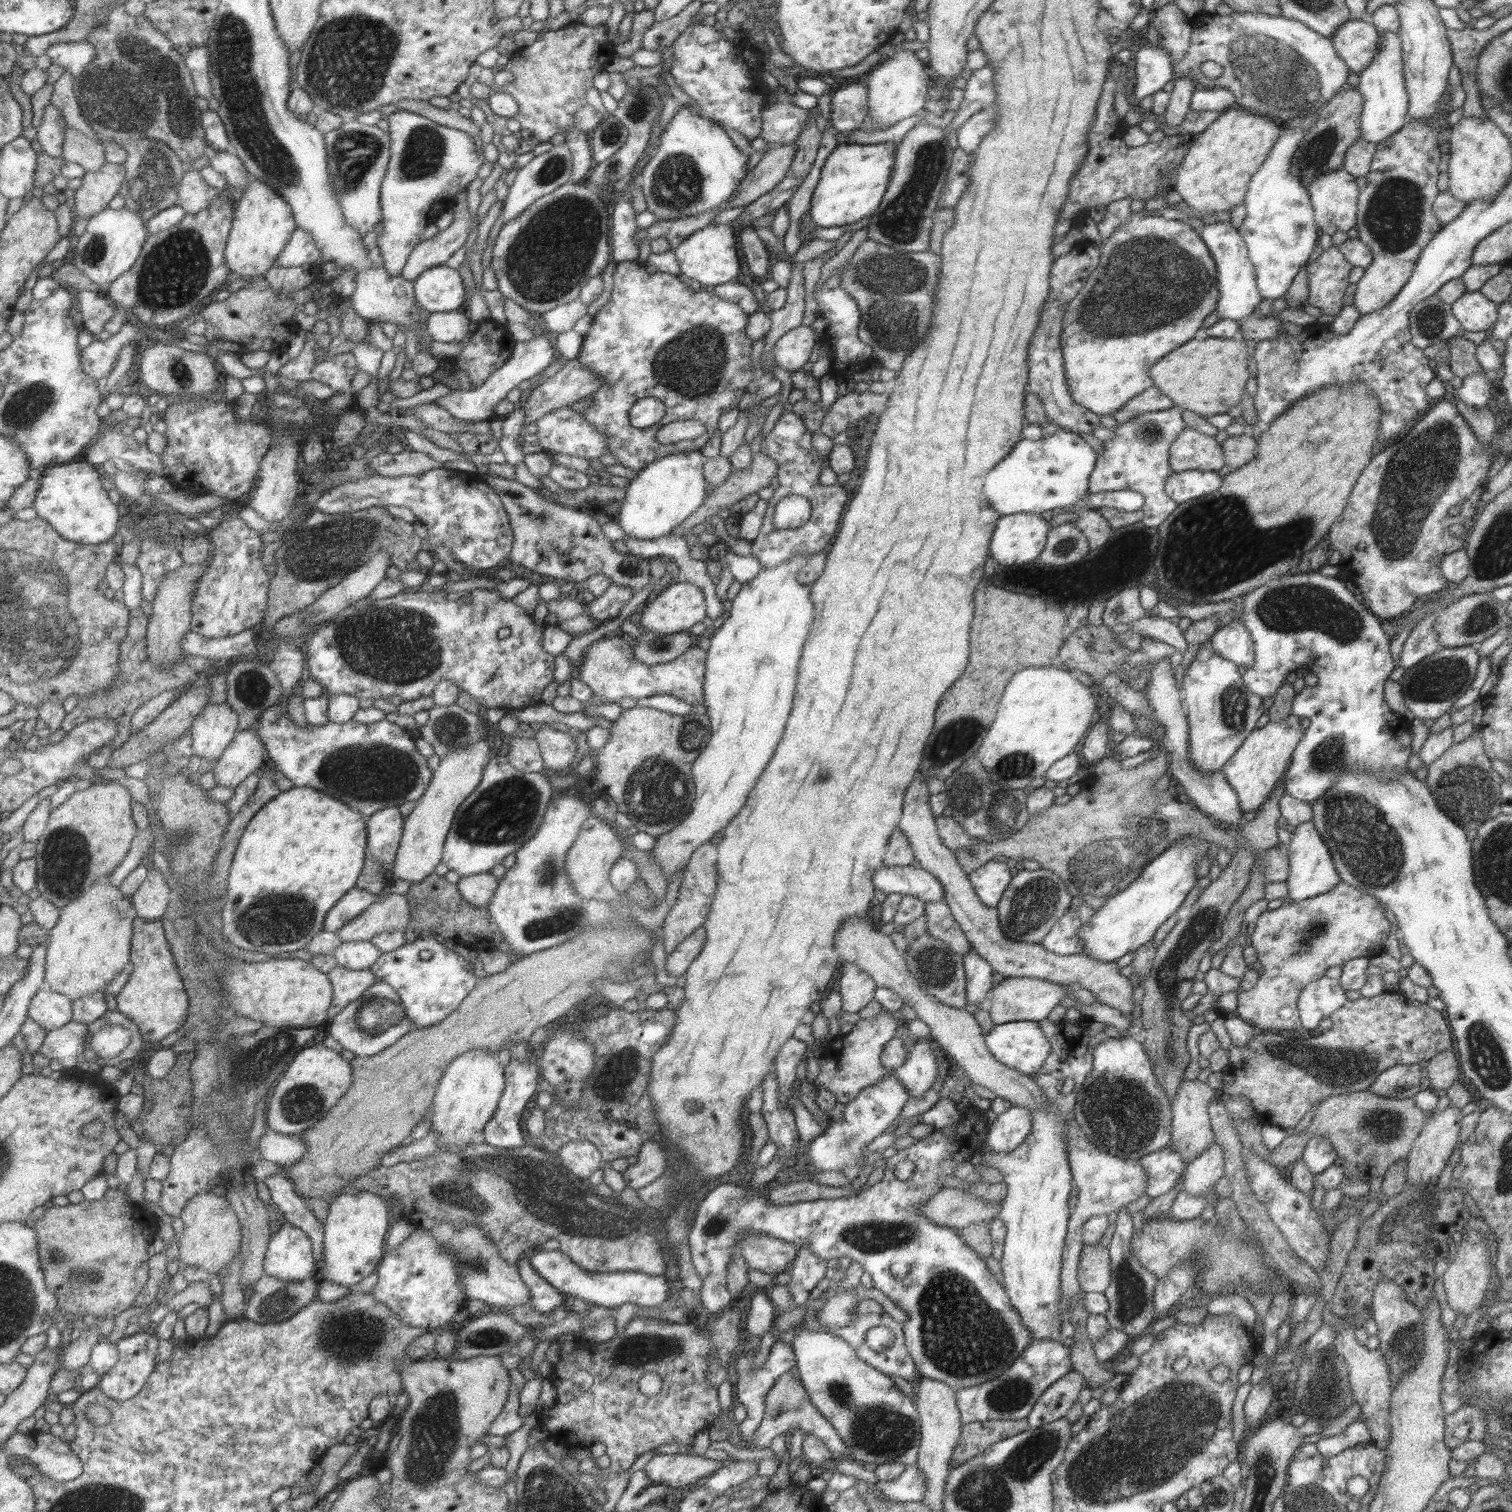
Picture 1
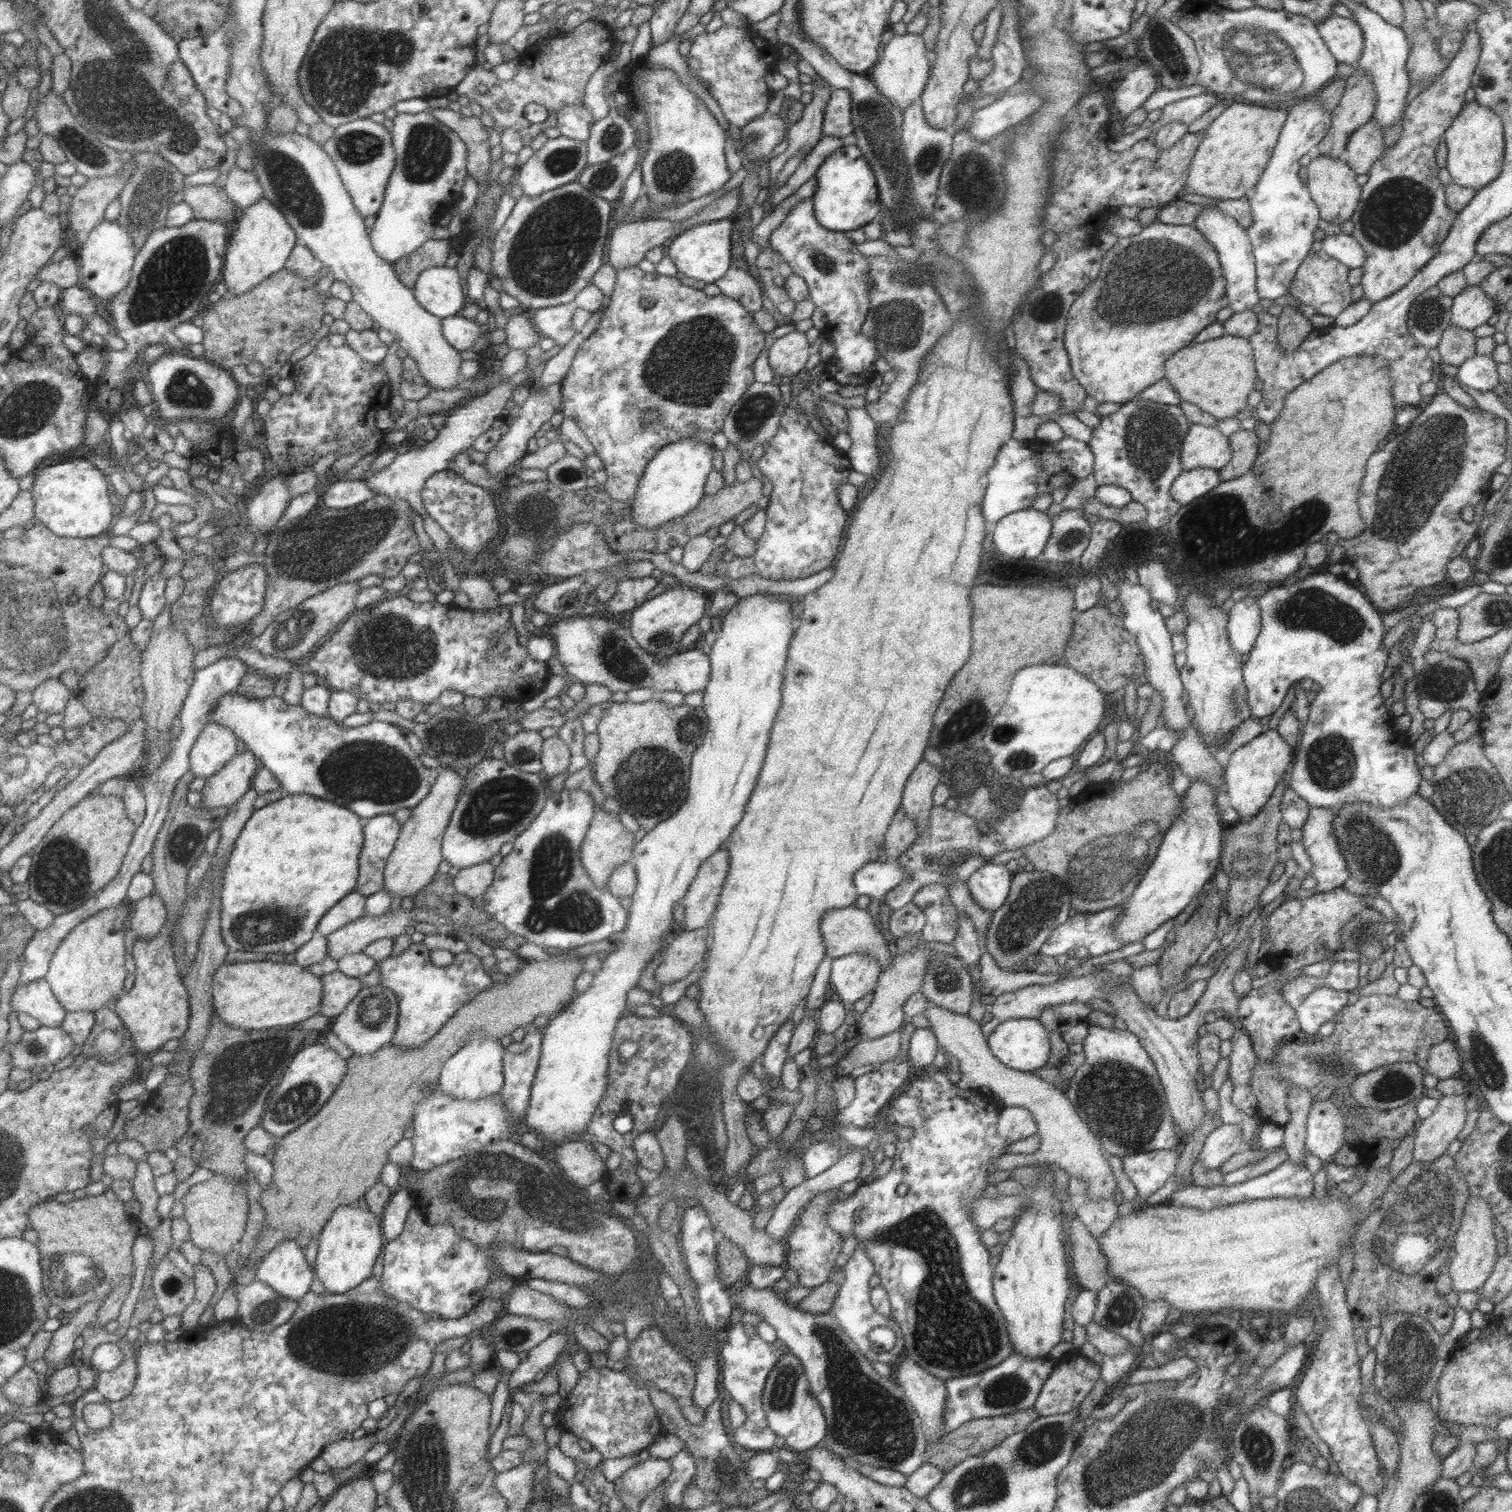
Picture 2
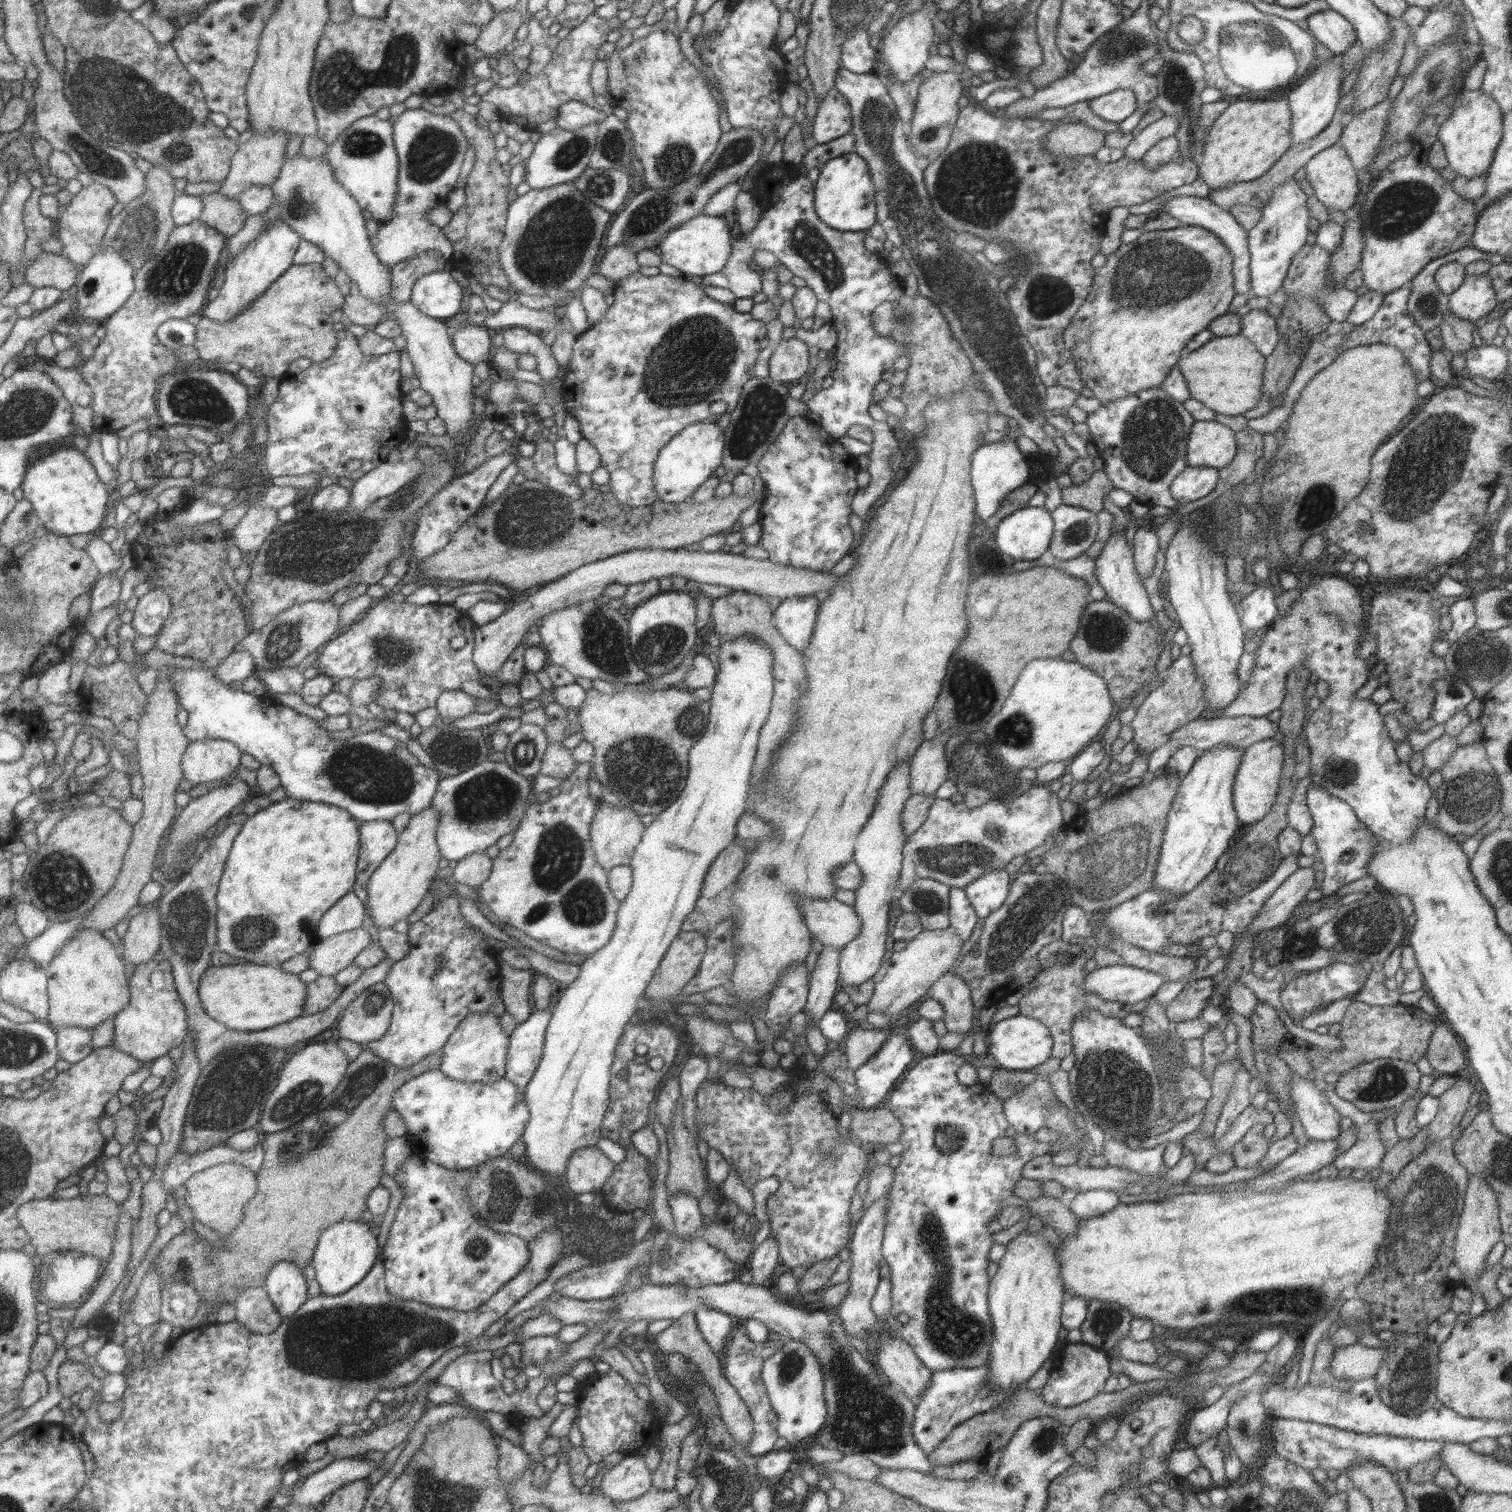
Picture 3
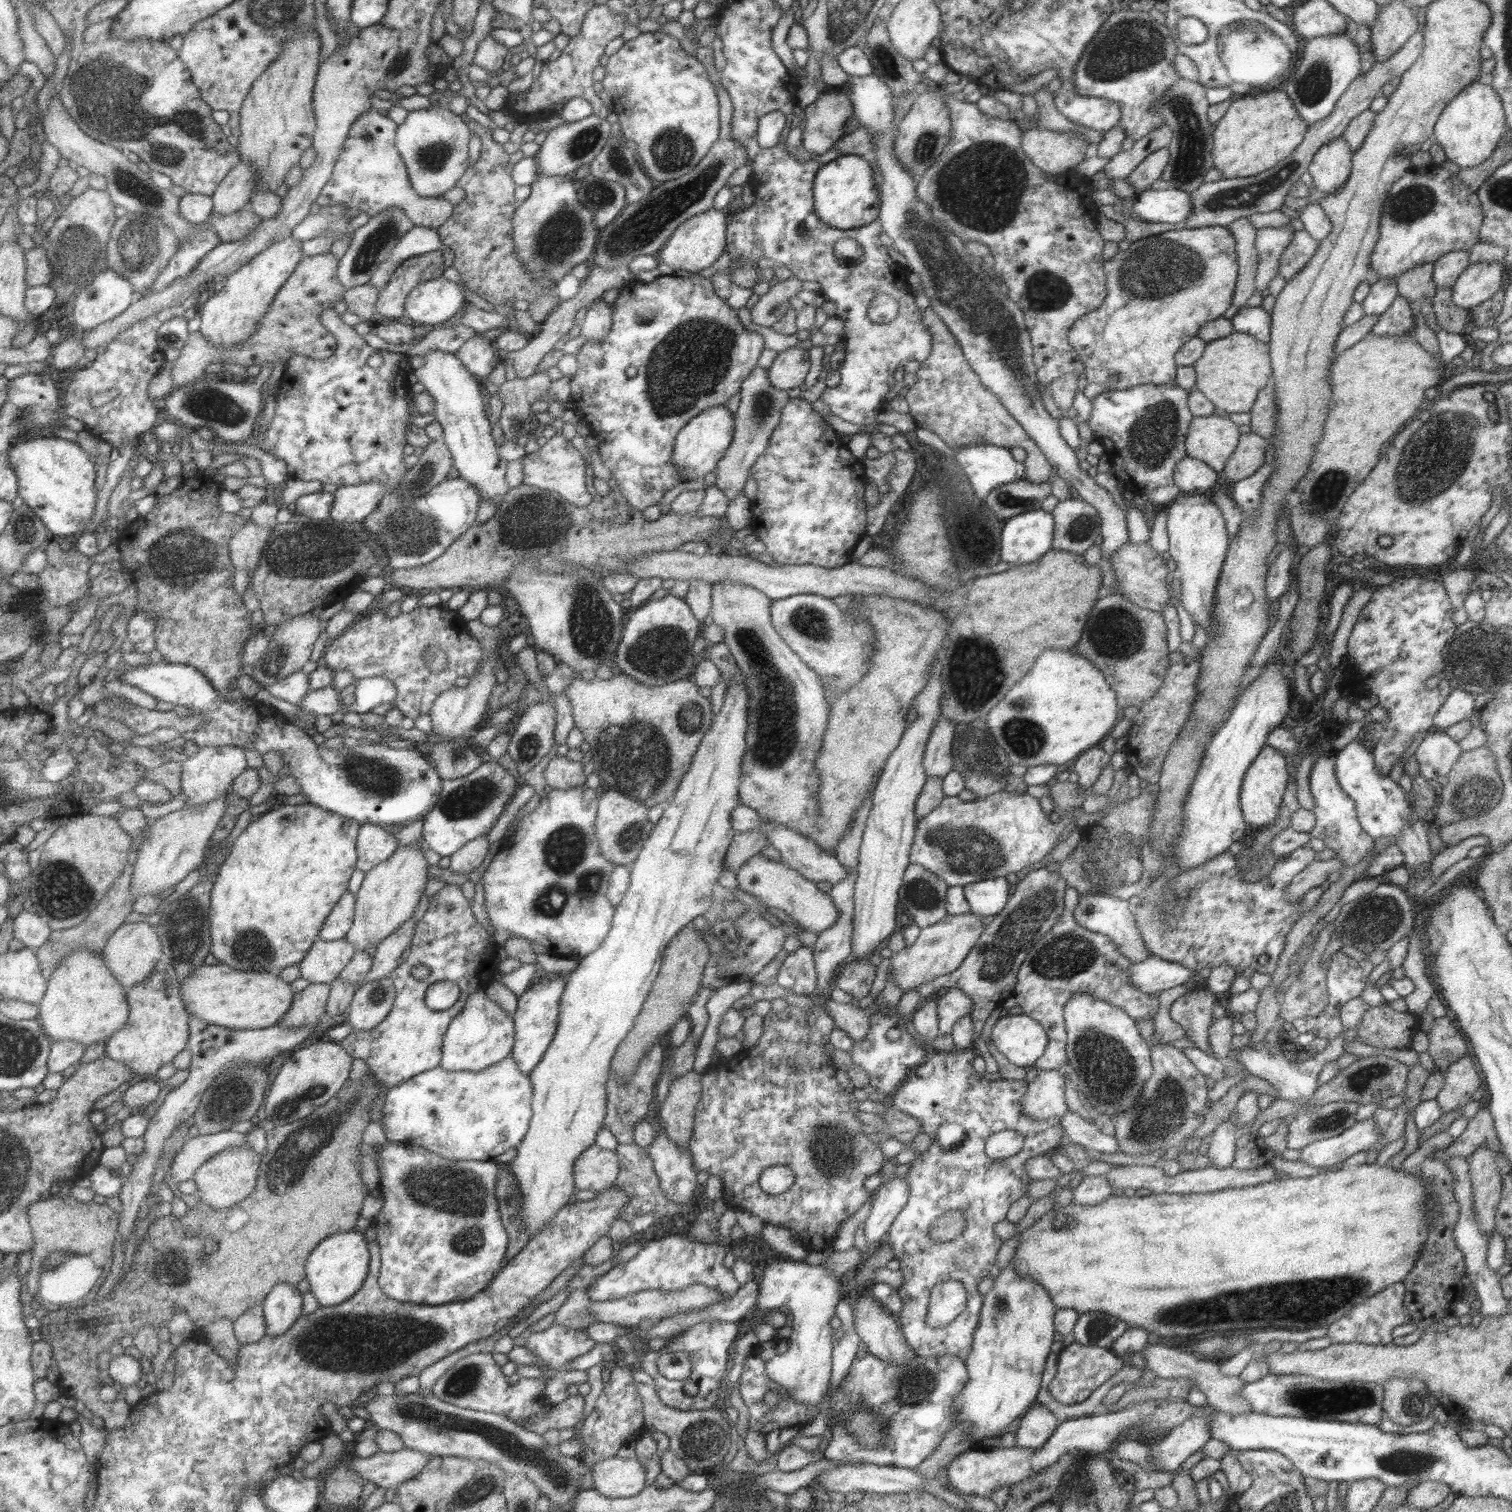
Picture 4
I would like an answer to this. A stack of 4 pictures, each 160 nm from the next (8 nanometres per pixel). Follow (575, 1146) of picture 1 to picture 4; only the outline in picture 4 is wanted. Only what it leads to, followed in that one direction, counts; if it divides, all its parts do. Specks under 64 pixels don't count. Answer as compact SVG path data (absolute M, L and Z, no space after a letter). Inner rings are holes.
M589 1146L581 1153L573 1165L575 1191L594 1190L596 1193L614 1186L618 1175L619 1161L611 1150L599 1146Z

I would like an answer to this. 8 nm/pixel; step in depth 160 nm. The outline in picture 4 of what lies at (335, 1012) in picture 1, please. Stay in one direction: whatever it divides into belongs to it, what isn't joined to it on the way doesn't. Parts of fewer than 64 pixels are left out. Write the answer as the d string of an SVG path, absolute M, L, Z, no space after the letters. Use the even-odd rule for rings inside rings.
M311 983L303 992L298 992L287 1016L278 1022L287 1028L316 1026L326 1016L332 984Z

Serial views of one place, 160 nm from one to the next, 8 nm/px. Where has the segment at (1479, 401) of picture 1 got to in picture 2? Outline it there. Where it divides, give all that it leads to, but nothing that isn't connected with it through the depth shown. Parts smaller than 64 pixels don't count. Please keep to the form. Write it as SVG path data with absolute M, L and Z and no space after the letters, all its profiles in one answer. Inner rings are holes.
M1476 352L1457 367L1456 380L1469 389L1480 392L1494 391L1501 384L1495 371L1497 364L1491 355Z

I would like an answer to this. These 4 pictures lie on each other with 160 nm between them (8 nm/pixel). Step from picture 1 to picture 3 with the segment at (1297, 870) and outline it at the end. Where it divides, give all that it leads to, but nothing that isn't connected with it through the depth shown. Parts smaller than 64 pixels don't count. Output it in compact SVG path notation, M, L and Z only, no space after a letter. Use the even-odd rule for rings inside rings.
M1311 784L1306 790L1306 805L1312 816L1310 835L1317 847L1315 856L1323 865L1320 887L1323 895L1333 895L1345 884L1367 877L1367 865L1376 851L1376 840L1364 824L1357 820L1353 809L1340 798Z

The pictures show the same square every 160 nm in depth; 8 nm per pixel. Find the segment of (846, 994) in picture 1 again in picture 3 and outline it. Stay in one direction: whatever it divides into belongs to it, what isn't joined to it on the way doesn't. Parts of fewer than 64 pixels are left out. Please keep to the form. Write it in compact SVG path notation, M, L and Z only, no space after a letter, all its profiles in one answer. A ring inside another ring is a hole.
M905 759L889 769L874 798L871 814L854 842L853 863L859 866L863 878L859 888L855 888L855 904L852 908L861 921L861 930L853 940L839 950L840 985L857 986L864 980L871 979L886 952L885 940L889 934L887 911L895 892L895 883L899 881L902 848L906 841L901 820L902 808L912 795L909 767L909 760Z

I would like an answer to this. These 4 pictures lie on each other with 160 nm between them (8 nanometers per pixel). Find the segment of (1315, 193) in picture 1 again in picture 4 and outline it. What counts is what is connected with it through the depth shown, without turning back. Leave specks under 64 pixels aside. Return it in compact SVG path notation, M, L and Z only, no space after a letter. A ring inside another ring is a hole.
M1342 136L1328 140L1317 149L1317 152L1315 152L1313 158L1310 160L1306 172L1308 172L1313 179L1313 185L1318 194L1321 192L1331 194L1331 192L1343 188L1343 184L1347 182L1347 177L1352 167L1351 159L1351 149Z

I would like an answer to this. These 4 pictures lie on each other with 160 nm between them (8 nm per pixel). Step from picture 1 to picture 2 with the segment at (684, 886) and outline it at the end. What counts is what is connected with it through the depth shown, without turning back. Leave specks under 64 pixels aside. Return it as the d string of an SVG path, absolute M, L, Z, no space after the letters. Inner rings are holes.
M718 849L699 865L695 879L681 900L683 923L674 927L674 933L705 927L712 918L729 869L728 859L728 852Z

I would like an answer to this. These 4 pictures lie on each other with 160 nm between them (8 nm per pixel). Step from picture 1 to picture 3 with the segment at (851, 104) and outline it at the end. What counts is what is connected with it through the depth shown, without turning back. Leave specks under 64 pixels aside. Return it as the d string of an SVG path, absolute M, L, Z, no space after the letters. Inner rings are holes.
M835 88L818 102L811 125L813 143L825 144L850 132L851 115L847 99Z

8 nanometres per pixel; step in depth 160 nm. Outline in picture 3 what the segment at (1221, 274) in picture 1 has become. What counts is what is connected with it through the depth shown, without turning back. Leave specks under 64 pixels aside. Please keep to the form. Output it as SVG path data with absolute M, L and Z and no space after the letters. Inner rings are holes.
M1178 195L1168 198L1163 202L1161 208L1159 208L1155 214L1159 213L1168 214L1171 218L1177 220L1179 227L1200 226L1201 228L1212 232L1213 235L1218 236L1220 241L1223 241L1223 244L1228 248L1233 259L1232 275L1234 278L1234 291L1236 294L1245 294L1246 298L1251 298L1251 296L1253 296L1252 288L1250 287L1250 272L1248 269L1250 255L1248 254L1247 232L1235 221L1231 213L1221 210L1207 197L1201 198L1186 195Z

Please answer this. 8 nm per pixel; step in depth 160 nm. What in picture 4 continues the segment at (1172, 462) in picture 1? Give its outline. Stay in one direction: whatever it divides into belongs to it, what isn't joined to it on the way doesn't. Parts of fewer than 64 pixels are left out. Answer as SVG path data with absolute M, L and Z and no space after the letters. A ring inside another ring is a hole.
M1221 416L1193 417L1185 435L1186 456L1201 460L1221 474L1227 458L1237 447L1239 430L1228 418Z

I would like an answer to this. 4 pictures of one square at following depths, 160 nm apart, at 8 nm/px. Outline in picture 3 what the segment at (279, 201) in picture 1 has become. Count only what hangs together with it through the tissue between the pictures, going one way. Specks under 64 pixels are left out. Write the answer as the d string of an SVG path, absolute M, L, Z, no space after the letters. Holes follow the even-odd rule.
M276 220L264 230L246 250L228 264L225 280L219 289L218 296L205 304L201 312L203 317L217 322L230 322L245 312L258 298L261 298L271 285L295 265L295 255L304 238L284 220Z

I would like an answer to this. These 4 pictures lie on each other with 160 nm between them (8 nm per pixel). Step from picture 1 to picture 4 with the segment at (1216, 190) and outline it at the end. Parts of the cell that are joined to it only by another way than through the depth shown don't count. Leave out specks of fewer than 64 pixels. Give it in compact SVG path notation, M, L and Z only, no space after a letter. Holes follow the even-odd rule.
M1275 85L1269 92L1261 92L1255 96L1233 97L1229 100L1225 114L1213 124L1212 168L1217 169L1224 178L1255 176L1263 170L1273 168L1280 160L1287 158L1296 150L1297 145L1303 140L1308 124L1297 114L1291 99L1283 90Z

